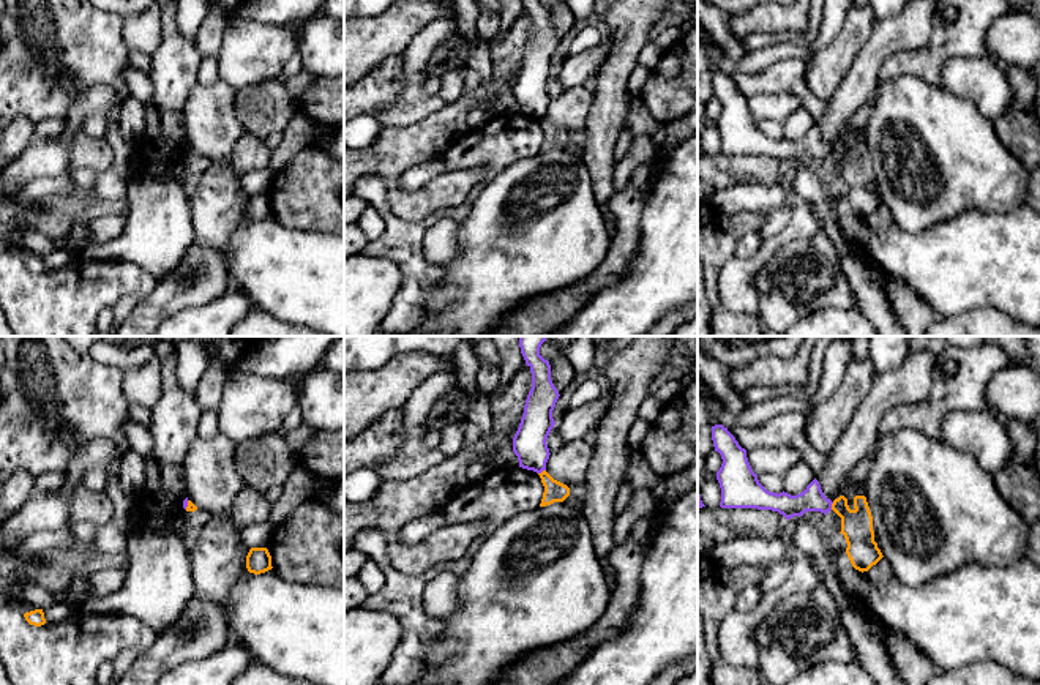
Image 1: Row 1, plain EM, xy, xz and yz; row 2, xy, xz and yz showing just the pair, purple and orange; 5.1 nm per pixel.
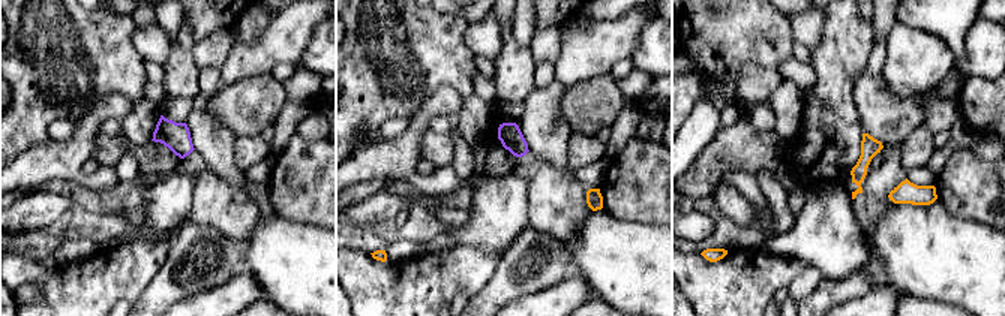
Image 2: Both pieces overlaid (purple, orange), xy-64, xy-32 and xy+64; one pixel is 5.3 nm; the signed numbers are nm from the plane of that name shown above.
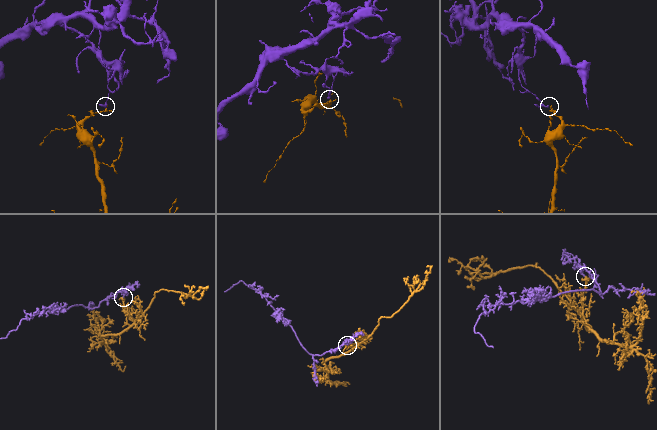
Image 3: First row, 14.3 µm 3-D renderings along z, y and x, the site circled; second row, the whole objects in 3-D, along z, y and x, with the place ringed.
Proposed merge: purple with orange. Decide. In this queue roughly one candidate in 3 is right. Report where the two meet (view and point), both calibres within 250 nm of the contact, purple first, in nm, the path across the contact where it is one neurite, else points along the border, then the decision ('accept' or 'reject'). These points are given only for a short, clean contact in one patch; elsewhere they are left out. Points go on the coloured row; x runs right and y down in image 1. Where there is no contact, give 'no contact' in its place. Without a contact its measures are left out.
contact xz (542, 471); calibres 180 and 110 nm; border xz (545, 469), (538, 474); reject

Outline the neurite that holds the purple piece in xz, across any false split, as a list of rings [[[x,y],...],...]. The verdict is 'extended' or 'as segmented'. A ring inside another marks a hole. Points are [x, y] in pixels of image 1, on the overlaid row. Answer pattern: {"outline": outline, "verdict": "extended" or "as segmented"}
{"outline": [[[519,336],[521,354],[532,372],[532,388],[513,437],[513,451],[519,467],[537,474],[546,470],[551,455],[546,440],[556,425],[552,410],[560,396],[551,380],[551,365],[540,355],[544,341],[546,336]]], "verdict": "as segmented"}

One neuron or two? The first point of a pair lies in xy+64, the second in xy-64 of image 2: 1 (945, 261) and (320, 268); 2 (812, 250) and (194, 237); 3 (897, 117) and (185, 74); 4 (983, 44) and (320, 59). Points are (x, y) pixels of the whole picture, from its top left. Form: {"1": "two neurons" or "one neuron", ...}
{"1": "one neuron", "2": "two neurons", "3": "two neurons", "4": "one neuron"}

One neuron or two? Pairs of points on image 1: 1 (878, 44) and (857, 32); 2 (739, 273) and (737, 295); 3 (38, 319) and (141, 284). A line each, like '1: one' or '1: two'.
1: two
2: one
3: one

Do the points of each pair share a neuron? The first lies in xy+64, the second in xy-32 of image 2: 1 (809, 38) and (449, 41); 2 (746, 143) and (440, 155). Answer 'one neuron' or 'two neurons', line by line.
1: two neurons
2: one neuron

